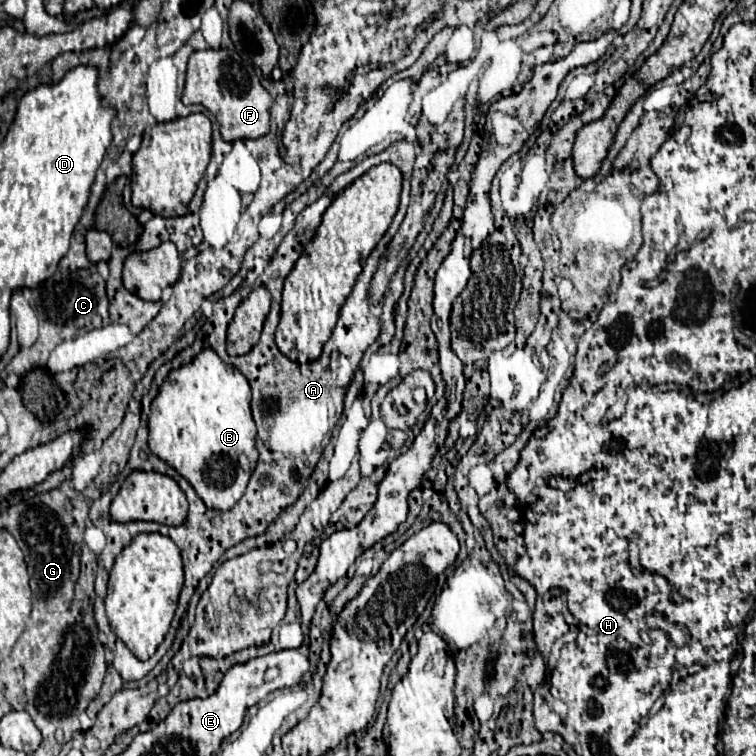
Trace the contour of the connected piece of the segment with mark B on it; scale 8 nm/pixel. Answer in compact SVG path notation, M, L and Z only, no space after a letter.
M202 350L188 366L172 372L152 402L150 452L184 476L208 508L230 510L246 492L254 472L256 424L250 412L248 380L224 364L214 350Z

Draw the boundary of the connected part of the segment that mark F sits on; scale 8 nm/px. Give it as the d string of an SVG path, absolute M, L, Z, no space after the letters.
M220 48L220 50L194 52L188 60L188 76L182 102L206 106L216 116L220 134L228 142L260 138L270 130L272 98L262 88L254 66L244 62L242 56L234 50Z

